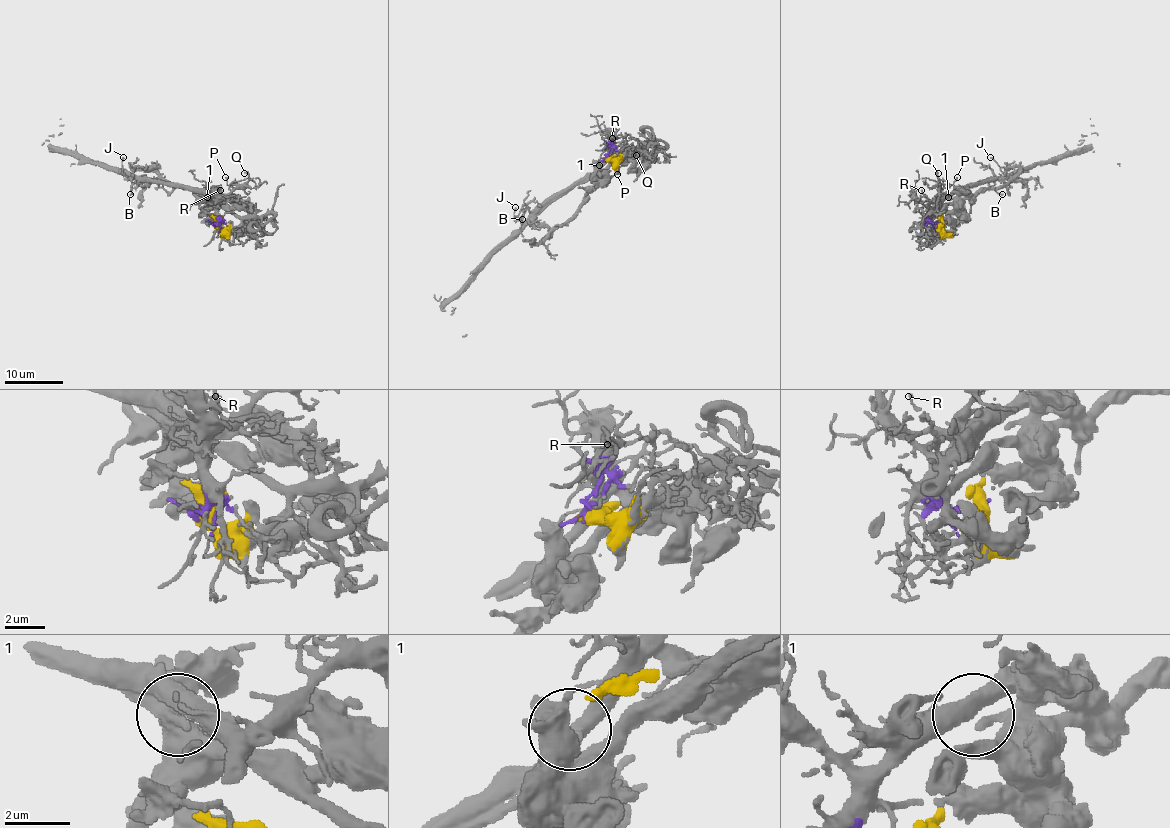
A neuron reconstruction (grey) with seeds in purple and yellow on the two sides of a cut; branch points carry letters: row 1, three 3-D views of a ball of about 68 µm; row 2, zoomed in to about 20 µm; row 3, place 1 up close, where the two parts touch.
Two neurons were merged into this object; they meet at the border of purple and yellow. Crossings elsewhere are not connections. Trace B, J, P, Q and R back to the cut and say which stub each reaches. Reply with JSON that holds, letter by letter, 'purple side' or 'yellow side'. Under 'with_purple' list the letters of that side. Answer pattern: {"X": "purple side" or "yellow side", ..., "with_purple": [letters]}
{"B": "purple side", "J": "purple side", "P": "purple side", "Q": "purple side", "R": "purple side", "with_purple": ["B", "J", "P", "Q", "R"]}

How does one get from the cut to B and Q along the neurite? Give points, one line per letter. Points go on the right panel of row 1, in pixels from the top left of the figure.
B: (941, 224), (931, 222), (928, 213), (956, 191), (978, 182), (994, 181), (993, 187), (1003, 194)
Q: (941, 224), (928, 219), (928, 209), (940, 191), (938, 172)

